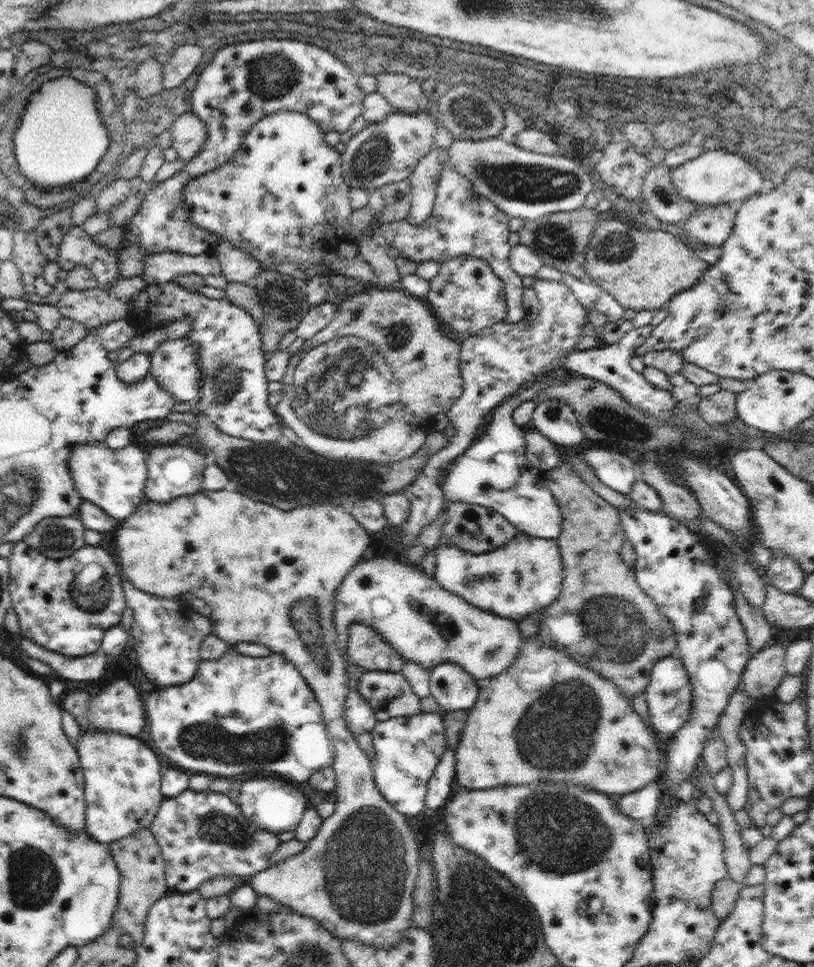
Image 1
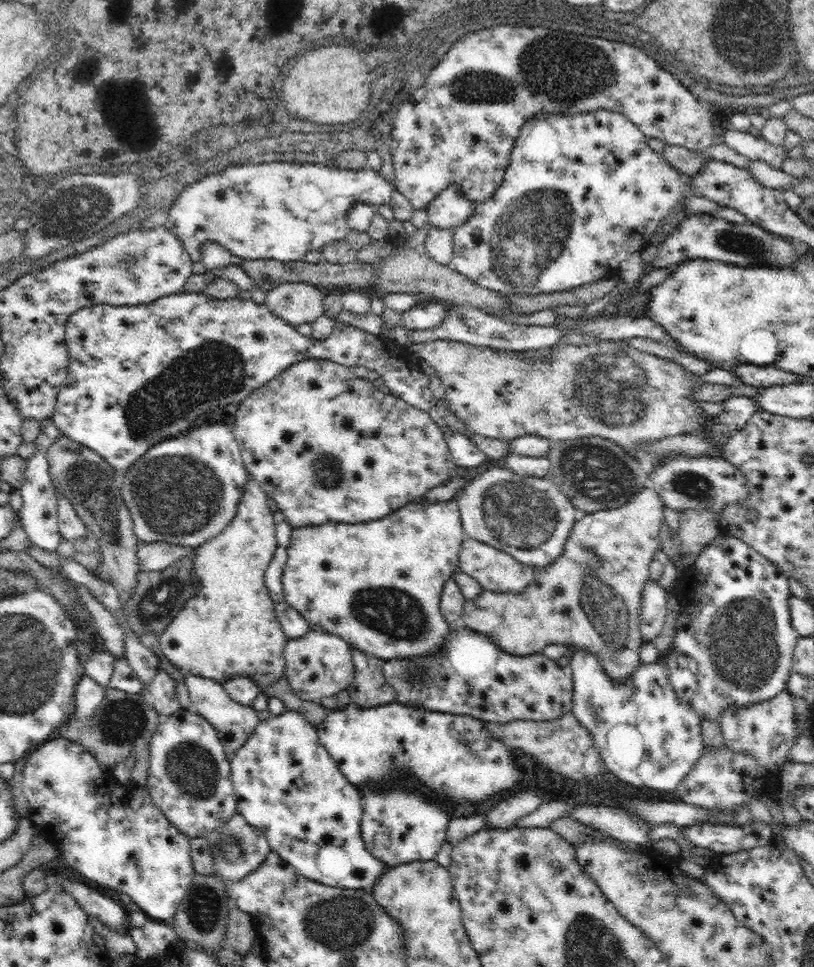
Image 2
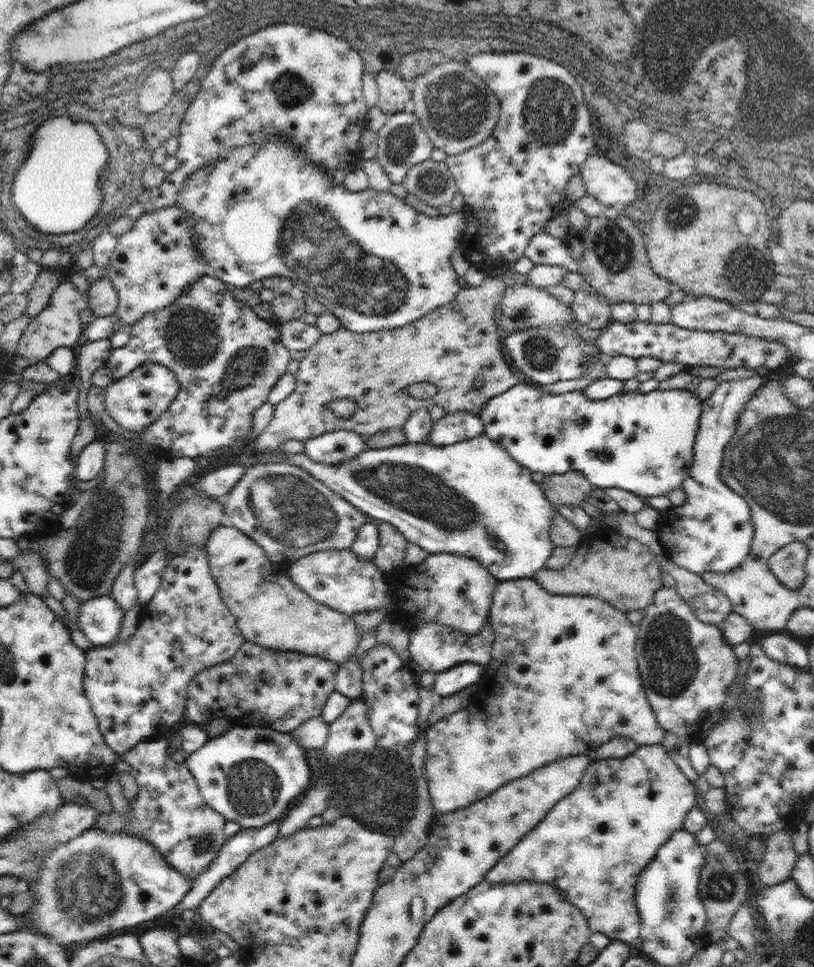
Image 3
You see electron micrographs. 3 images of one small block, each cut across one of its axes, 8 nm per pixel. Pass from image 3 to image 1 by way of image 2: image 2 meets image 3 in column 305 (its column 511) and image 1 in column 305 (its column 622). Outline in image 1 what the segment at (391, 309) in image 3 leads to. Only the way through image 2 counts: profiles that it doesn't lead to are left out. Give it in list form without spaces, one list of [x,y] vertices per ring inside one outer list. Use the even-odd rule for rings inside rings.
[[[288,111],[273,112],[264,118],[256,121],[252,128],[246,133],[239,149],[234,153],[233,159],[229,160],[224,166],[213,169],[210,172],[197,175],[196,178],[189,180],[184,187],[184,191],[180,193],[180,198],[184,202],[184,208],[188,212],[188,218],[192,220],[192,224],[196,224],[198,228],[204,228],[205,231],[212,232],[218,236],[218,242],[226,238],[230,240],[230,244],[239,246],[248,254],[251,254],[258,260],[261,268],[270,270],[270,264],[288,265],[291,262],[317,262],[320,266],[328,266],[324,269],[324,276],[330,277],[334,275],[334,271],[330,271],[330,264],[334,262],[341,262],[343,259],[353,259],[359,252],[359,242],[356,235],[350,235],[350,217],[354,212],[350,205],[348,183],[342,176],[341,169],[341,154],[336,152],[334,146],[328,145],[324,141],[326,132],[320,130],[315,120],[312,120],[307,114],[303,112]]]

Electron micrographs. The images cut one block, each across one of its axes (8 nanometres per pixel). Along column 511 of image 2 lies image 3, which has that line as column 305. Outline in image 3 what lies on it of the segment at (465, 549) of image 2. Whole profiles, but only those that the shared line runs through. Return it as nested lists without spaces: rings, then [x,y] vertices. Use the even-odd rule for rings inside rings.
[[[350,548],[324,549],[302,556],[291,565],[286,566],[288,576],[304,592],[314,600],[338,611],[352,615],[369,610],[383,610],[383,604],[390,602],[393,607],[391,614],[401,615],[407,628],[412,627],[418,619],[420,621],[438,621],[448,627],[456,627],[468,635],[476,635],[482,627],[493,600],[494,590],[499,583],[497,578],[488,572],[484,565],[480,566],[478,559],[458,553],[441,552],[429,554],[419,564],[403,565],[391,572],[382,572],[374,564],[374,560],[358,560],[358,556]]]

